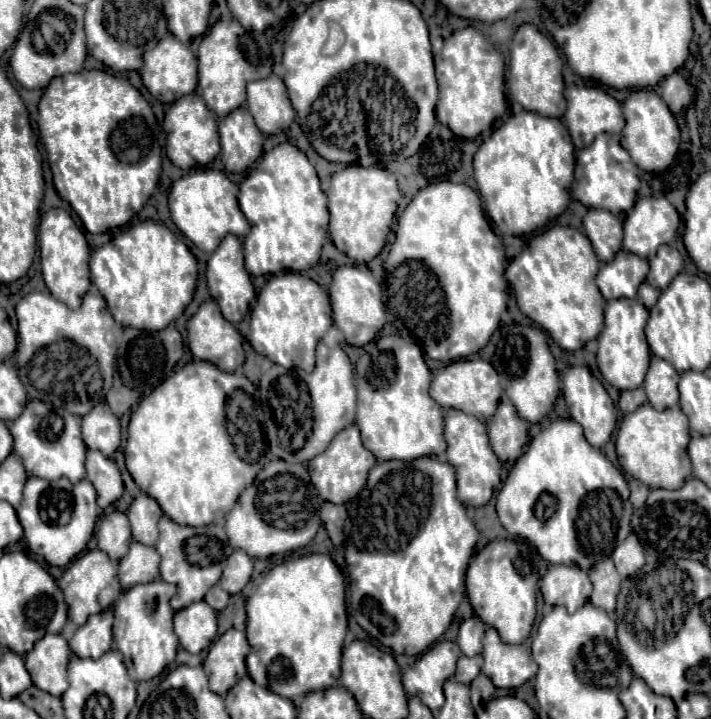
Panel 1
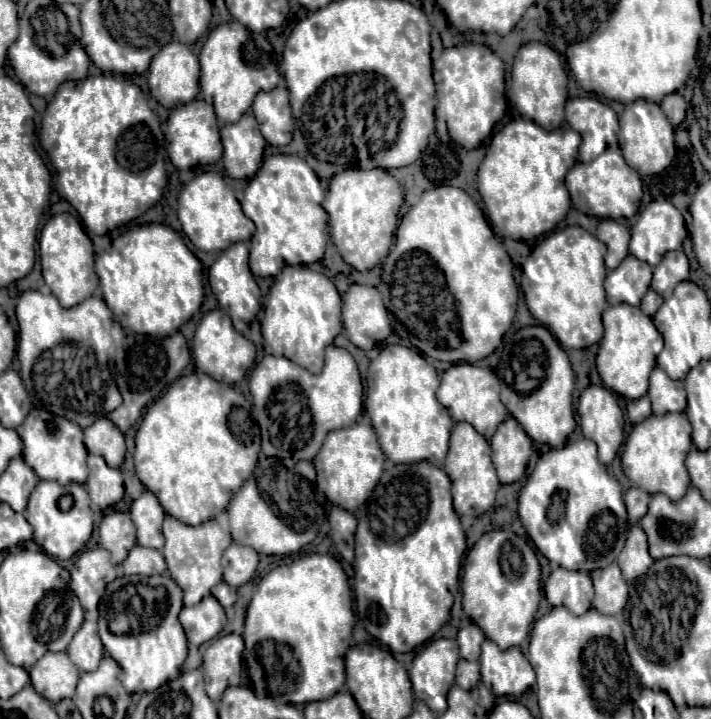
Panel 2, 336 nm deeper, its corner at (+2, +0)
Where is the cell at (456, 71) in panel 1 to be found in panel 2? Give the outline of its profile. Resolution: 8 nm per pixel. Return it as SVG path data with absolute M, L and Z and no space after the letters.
M485 46L447 48L433 62L433 80L437 86L437 108L445 114L451 140L467 150L479 148L493 134L493 126L507 108L503 60Z

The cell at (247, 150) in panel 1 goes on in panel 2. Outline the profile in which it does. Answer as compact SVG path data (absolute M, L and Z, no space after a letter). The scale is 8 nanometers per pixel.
M253 112L241 116L235 124L225 124L221 128L221 142L225 146L223 166L227 176L251 178L263 160L265 138L257 128L257 120L253 120Z

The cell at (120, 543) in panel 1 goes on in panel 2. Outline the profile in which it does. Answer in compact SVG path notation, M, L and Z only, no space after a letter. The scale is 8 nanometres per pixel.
M111 512L99 526L101 546L111 552L113 564L121 564L129 550L137 544L133 520L127 512Z

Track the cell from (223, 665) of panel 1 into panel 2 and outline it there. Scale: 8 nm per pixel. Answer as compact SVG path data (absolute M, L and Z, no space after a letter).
M227 634L215 638L203 654L205 690L213 702L219 702L227 686L237 686L241 676L243 638Z

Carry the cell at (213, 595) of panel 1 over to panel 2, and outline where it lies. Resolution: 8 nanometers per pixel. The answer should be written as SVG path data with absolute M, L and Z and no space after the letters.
M219 582L219 584L211 590L211 594L221 602L221 606L223 606L223 608L233 606L233 602L237 600L237 590L235 590L233 586L225 584L225 582Z

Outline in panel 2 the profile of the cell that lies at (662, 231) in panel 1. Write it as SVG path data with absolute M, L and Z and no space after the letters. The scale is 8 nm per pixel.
M653 200L647 208L641 210L637 224L631 228L629 252L651 266L657 266L663 260L665 252L681 248L685 236L687 236L687 228L685 228L683 214L669 200Z

